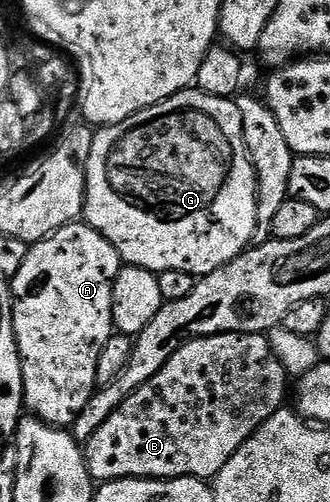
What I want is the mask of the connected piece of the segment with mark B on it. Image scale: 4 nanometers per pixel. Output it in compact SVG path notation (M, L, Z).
M231 333L228 335L206 335L203 339L190 339L162 366L160 373L156 373L156 377L152 377L144 385L140 385L140 389L136 389L136 393L129 395L120 405L120 409L116 409L116 413L112 413L112 417L108 417L108 421L104 421L104 425L100 425L100 429L96 429L96 433L84 447L86 468L90 470L90 475L95 484L98 485L111 483L117 479L200 479L212 481L218 476L220 469L224 469L224 465L228 465L228 461L232 461L236 449L240 449L240 445L244 445L244 441L248 441L248 437L252 437L252 433L256 433L256 429L260 429L260 425L264 425L264 421L268 421L268 417L283 410L285 403L282 402L286 399L286 379L288 380L288 368L280 361L280 357L276 357L274 347L265 334Z

